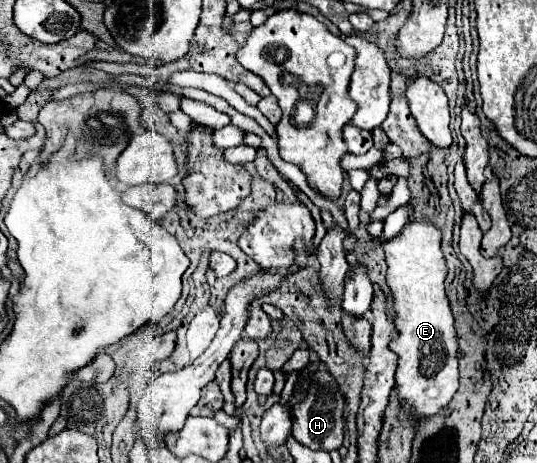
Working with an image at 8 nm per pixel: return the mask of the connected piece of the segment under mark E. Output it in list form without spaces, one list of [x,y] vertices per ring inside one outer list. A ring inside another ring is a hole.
[[[413,219],[403,227],[401,235],[385,243],[385,261],[389,265],[387,285],[395,299],[395,325],[399,329],[399,337],[389,343],[389,349],[399,355],[395,385],[403,409],[413,413],[417,421],[445,407],[459,387],[457,339],[453,313],[443,287],[447,267],[439,243],[439,229],[429,221],[417,223]]]

